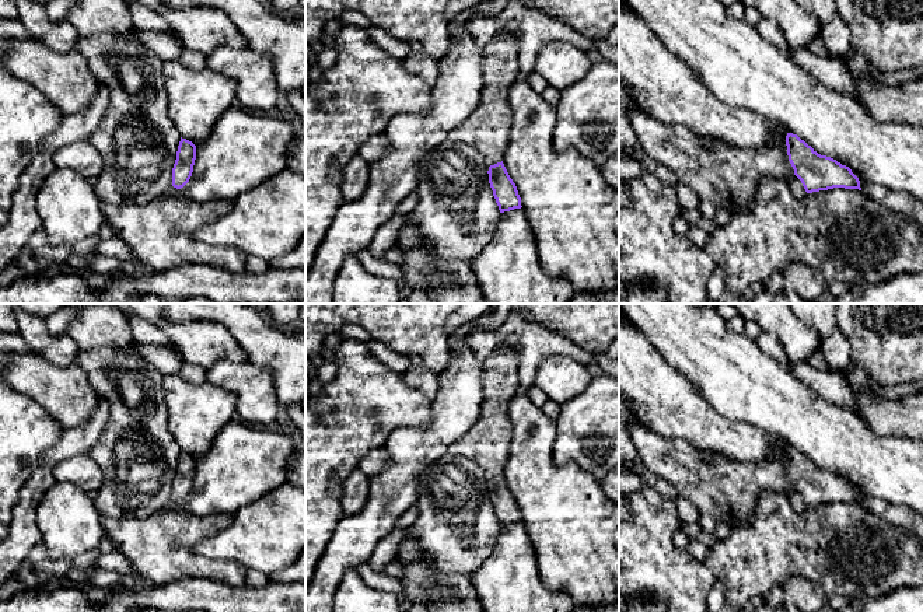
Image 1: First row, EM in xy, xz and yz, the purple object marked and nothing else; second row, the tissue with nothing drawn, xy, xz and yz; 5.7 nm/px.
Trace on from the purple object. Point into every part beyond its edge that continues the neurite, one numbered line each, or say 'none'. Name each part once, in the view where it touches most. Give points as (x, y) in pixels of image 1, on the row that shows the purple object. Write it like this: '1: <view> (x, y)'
1: yz (727, 175)

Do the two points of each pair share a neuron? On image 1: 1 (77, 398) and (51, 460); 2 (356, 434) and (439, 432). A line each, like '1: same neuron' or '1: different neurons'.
1: different neurons
2: different neurons

